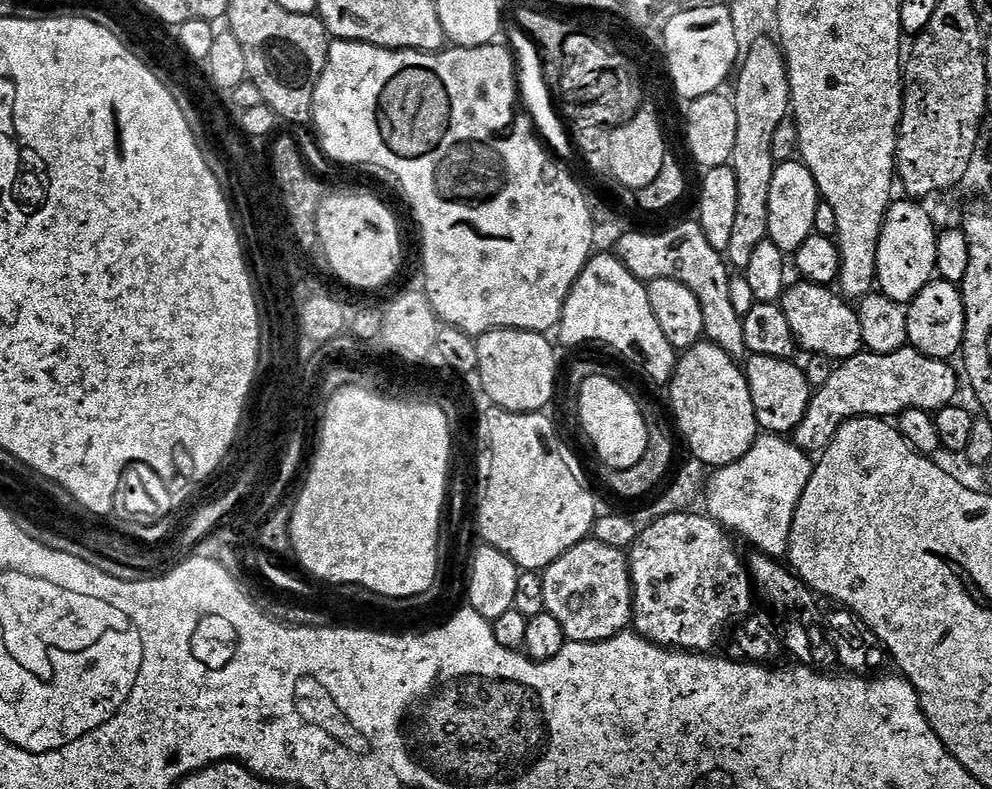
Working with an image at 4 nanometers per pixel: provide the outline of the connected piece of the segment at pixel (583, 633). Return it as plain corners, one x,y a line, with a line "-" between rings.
576,546
543,571
543,603
569,641
592,644
609,640
631,625
634,616
624,616
624,608
620,608
620,564
630,564
621,548
614,552
612,546
608,546
608,552
580,552

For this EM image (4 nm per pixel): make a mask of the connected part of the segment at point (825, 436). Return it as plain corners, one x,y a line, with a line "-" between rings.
904,346
891,354
874,354
864,350
839,363
837,368
838,370
827,378
826,386
817,389
818,399
810,418
806,418
794,434
795,444
810,454
825,451
841,428
855,419
864,416
894,418
909,409
924,410
932,414
949,407
958,392
958,378
950,364
932,356
922,355
912,346

